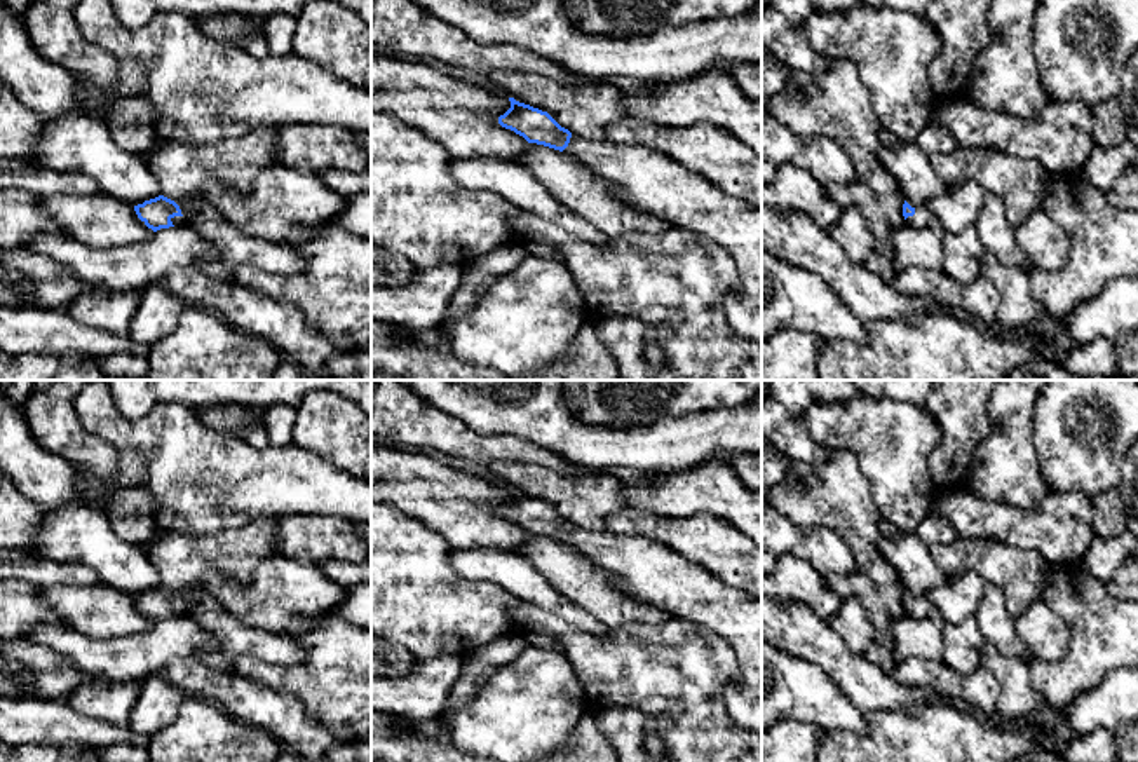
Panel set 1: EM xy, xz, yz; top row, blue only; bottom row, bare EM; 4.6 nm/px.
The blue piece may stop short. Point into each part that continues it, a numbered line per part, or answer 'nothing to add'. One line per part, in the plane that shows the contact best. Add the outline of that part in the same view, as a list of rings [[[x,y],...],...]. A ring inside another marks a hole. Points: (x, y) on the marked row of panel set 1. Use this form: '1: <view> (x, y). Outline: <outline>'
1: xy (182, 170). Outline: [[[272,127],[209,145],[160,141],[146,157],[160,195],[181,209],[180,216],[171,218],[173,225],[186,225],[200,204],[211,204],[204,194],[207,183],[249,194],[258,171],[279,162]]]

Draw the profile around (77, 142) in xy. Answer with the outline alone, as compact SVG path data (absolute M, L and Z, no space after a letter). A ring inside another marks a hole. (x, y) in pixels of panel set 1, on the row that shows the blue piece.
M87 113L47 119L33 143L31 164L80 171L106 195L138 206L160 195L160 187L141 155L120 148L108 126Z

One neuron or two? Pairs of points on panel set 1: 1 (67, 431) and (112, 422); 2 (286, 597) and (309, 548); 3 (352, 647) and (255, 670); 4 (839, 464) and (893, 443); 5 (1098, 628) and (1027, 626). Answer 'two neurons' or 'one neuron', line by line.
1: two neurons
2: two neurons
3: one neuron
4: two neurons
5: two neurons

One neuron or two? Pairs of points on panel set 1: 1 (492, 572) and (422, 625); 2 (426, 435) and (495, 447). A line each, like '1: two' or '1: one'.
1: two
2: one

